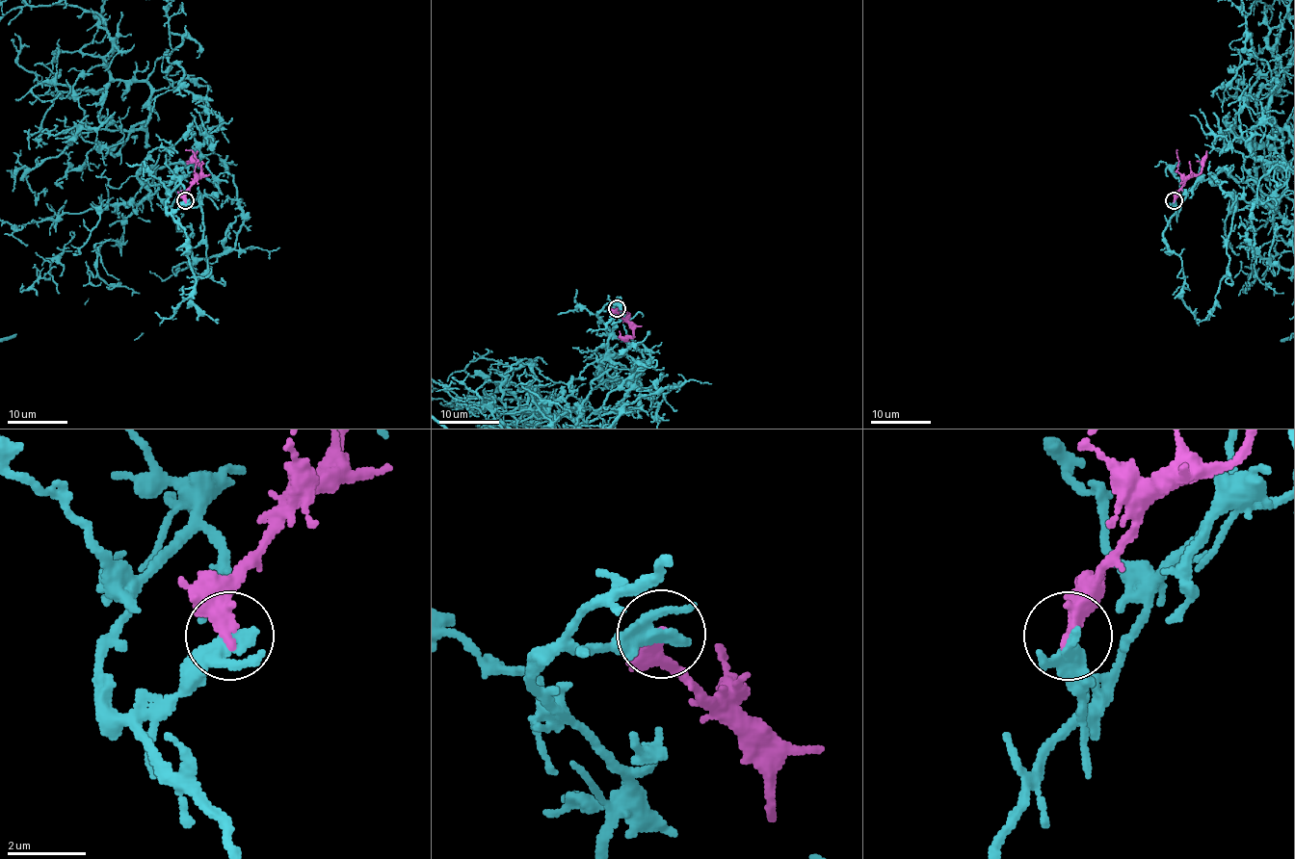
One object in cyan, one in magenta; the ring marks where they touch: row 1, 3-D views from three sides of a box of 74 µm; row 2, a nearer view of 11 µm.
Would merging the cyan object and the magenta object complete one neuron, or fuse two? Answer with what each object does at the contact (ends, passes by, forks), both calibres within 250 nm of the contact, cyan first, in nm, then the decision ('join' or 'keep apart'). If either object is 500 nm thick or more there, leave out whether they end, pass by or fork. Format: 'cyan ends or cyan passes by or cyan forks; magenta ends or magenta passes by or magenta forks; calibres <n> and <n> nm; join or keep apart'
cyan passes by; magenta ends; calibres 360 and 400 nm; keep apart

